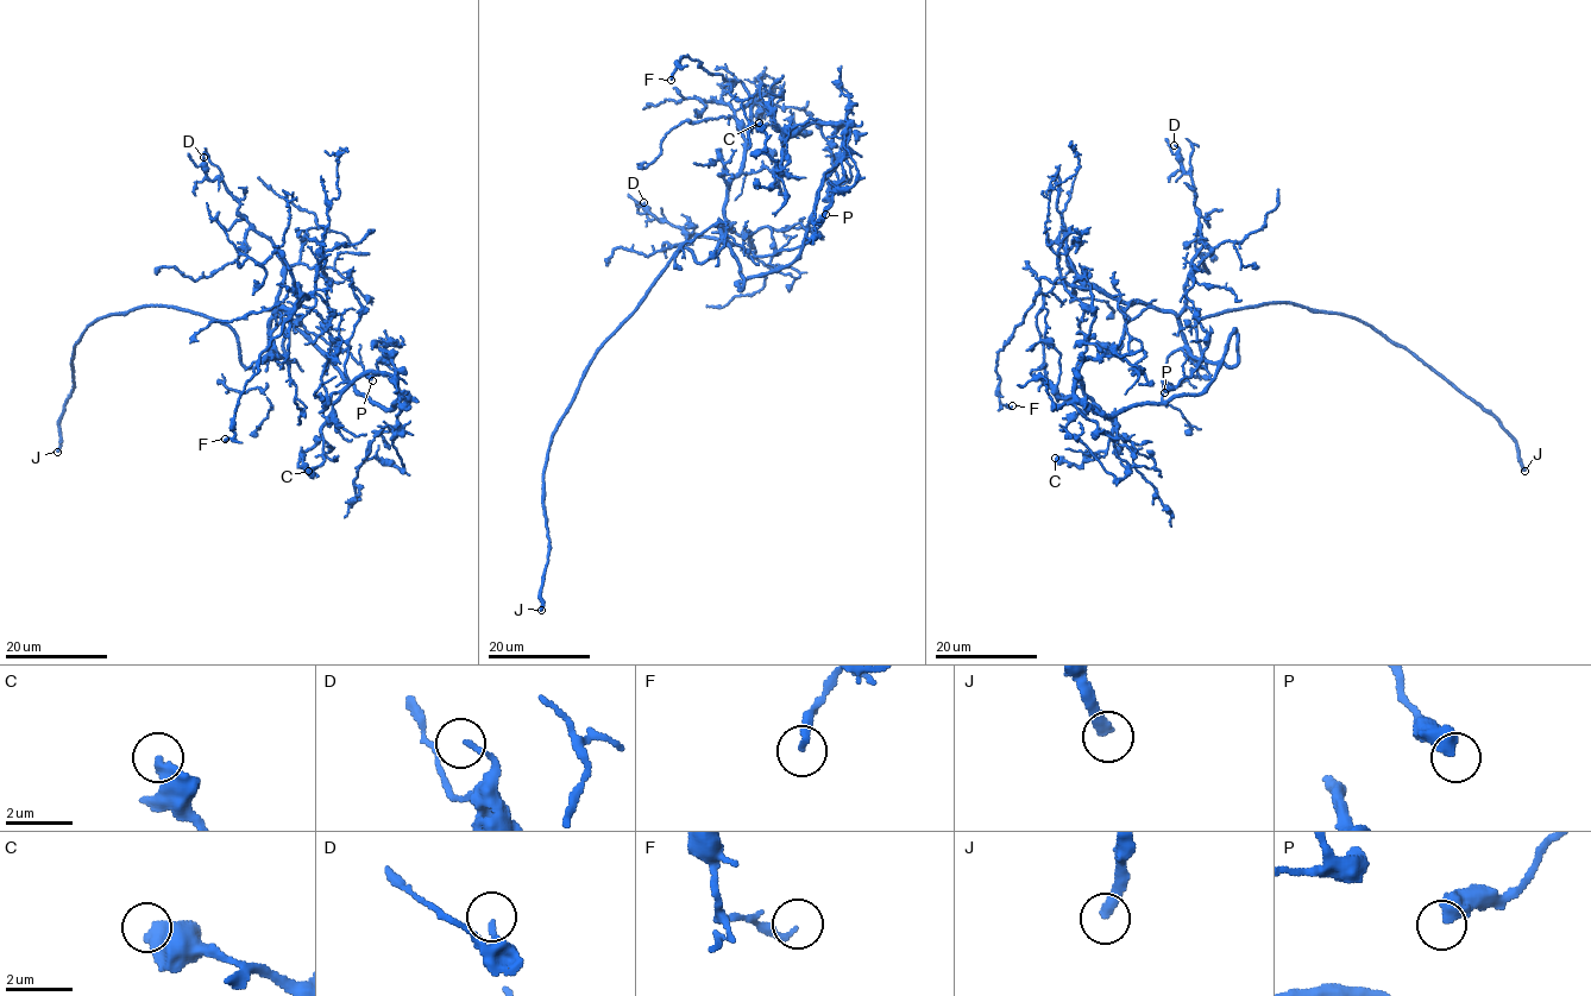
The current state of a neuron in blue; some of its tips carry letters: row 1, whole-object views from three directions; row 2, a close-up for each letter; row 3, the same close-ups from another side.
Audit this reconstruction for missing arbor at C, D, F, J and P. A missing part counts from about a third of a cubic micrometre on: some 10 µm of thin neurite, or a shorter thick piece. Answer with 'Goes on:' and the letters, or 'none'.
Goes on: J

